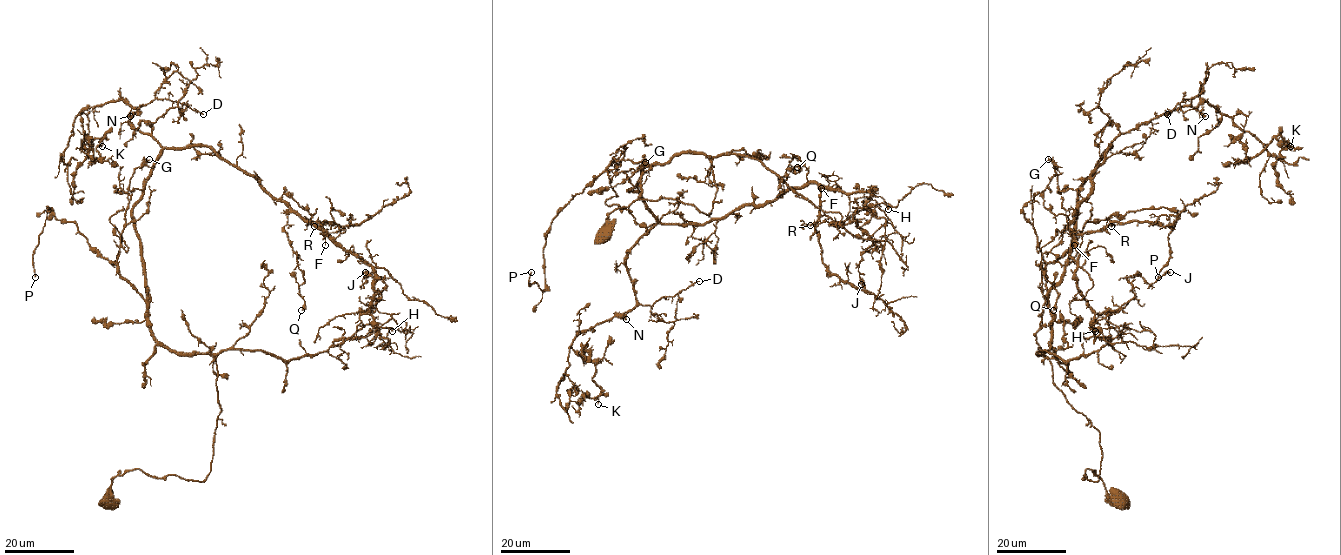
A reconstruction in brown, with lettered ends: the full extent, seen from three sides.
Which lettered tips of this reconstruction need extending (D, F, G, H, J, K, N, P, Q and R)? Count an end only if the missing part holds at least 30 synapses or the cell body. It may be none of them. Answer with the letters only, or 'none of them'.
none of them

